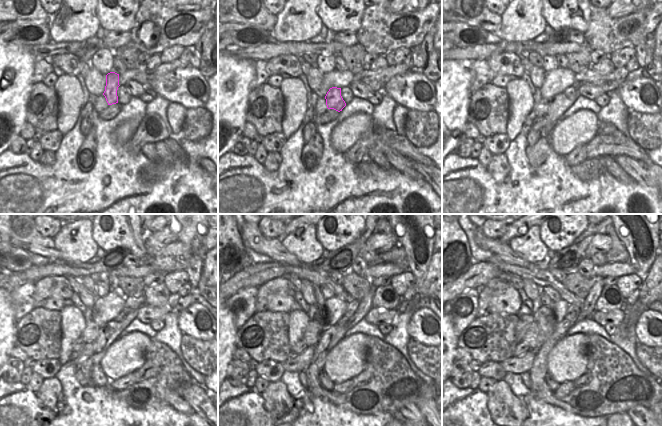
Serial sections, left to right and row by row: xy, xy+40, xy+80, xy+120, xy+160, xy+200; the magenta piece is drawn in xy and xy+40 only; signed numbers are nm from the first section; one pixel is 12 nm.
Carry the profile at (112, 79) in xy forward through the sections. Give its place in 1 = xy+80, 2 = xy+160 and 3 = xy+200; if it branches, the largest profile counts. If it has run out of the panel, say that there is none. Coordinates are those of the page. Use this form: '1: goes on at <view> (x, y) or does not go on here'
1: goes on at xy+80 (559, 104)
2: goes on at xy+160 (332, 334)
3: goes on at xy+200 (539, 388)

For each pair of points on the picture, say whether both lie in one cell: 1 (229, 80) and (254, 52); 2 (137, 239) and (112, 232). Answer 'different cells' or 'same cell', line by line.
1: different cells
2: same cell

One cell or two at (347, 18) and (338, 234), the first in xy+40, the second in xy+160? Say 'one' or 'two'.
one

